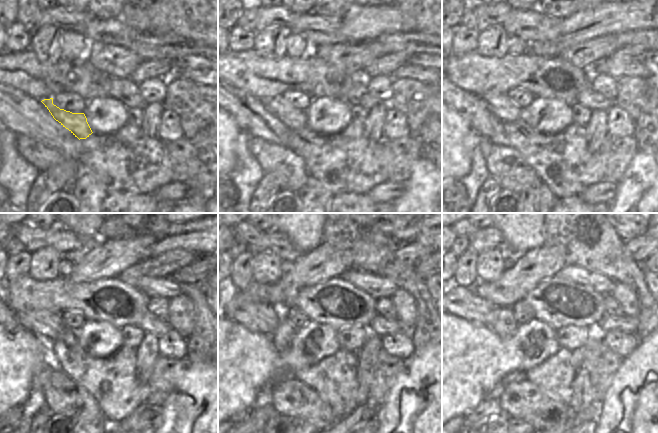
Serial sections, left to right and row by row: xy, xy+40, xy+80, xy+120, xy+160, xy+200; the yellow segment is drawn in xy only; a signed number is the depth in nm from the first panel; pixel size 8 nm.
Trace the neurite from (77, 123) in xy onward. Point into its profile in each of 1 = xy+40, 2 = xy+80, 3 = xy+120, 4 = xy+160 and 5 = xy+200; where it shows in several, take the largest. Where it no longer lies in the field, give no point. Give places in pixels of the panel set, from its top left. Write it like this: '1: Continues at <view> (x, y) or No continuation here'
1: Continues at xy+40 (296, 119)
2: Continues at xy+80 (499, 104)
3: Continues at xy+120 (47, 323)
4: Continues at xy+160 (262, 318)
5: Continues at xy+200 (463, 302)

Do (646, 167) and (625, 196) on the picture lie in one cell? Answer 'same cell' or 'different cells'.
same cell

